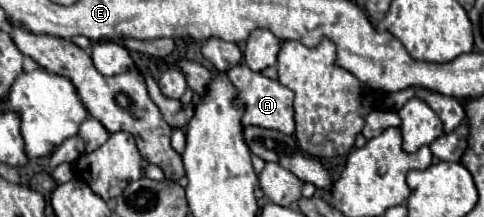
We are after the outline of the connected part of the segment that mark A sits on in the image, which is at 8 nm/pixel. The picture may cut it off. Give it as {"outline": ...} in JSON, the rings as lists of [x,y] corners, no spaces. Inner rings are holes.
{"outline":[[[236,65],[226,75],[234,83],[234,87],[240,91],[238,103],[246,107],[244,117],[242,117],[242,123],[246,127],[256,125],[256,127],[264,127],[264,129],[276,129],[286,135],[294,133],[294,109],[292,109],[294,93],[288,87],[284,87],[280,81],[268,79],[262,73],[252,71],[248,65]]]}

